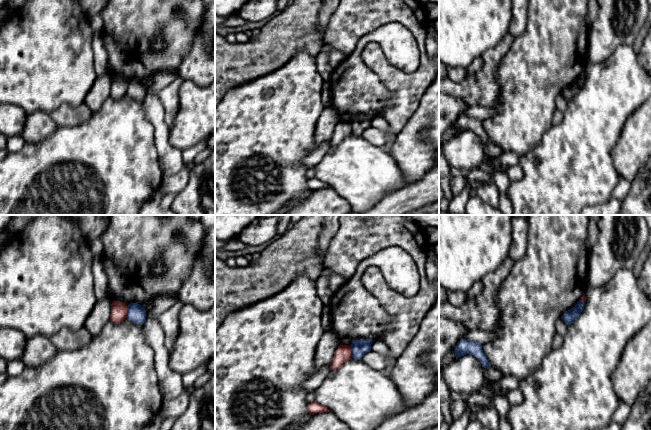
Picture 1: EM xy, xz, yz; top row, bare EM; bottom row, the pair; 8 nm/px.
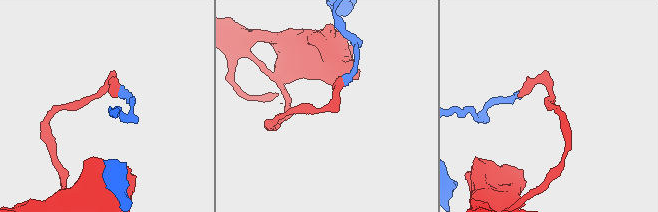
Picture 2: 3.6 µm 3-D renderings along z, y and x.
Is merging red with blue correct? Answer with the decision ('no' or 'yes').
no

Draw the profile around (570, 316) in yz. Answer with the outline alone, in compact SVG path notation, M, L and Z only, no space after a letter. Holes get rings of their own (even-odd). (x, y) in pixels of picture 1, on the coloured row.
M579 300L577 302L577 304L571 308L570 310L566 311L561 319L567 324L571 324L573 323L578 317L579 315L581 314L581 312L583 311L584 309L584 305L585 305L585 302L583 302L582 300Z

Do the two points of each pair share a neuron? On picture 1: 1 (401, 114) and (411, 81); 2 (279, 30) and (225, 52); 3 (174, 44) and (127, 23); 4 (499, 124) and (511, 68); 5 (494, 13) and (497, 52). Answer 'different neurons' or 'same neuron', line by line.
1: same neuron
2: same neuron
3: same neuron
4: same neuron
5: different neurons

